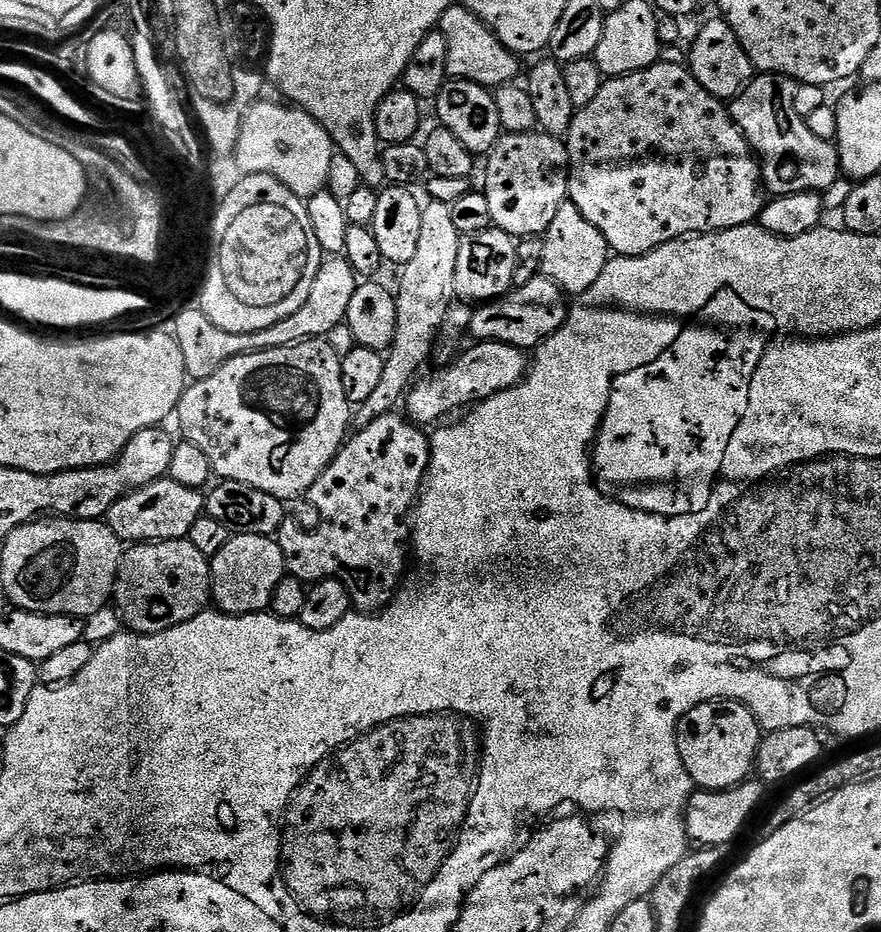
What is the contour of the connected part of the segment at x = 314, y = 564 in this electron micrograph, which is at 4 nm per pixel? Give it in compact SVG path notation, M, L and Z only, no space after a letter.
M384 413L357 427L314 486L304 493L300 502L304 504L297 503L297 508L285 515L278 533L287 575L305 582L340 580L348 587L353 605L365 614L379 614L396 599L410 564L410 513L420 499L428 463L432 461L429 433L407 415L398 413Z

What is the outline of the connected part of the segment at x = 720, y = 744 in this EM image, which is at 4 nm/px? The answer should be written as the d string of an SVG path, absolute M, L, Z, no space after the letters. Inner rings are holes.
M707 700L680 719L676 728L682 766L700 790L736 788L753 775L762 729L751 710L738 700Z

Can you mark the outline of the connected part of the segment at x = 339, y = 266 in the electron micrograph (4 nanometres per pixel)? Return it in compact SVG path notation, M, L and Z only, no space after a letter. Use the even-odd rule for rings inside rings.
M328 256L320 264L318 278L314 278L314 287L310 289L310 298L290 318L270 326L266 330L258 330L250 334L230 334L230 330L218 330L210 318L196 306L184 306L180 313L175 313L176 321L170 327L171 335L178 342L178 350L182 350L182 362L189 381L210 378L230 358L249 356L251 352L265 352L268 348L285 348L298 344L301 340L331 337L334 326L345 323L350 310L350 301L354 298L354 290L358 283L356 271L343 256Z

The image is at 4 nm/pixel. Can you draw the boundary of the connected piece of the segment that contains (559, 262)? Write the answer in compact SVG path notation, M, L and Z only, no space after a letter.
M566 202L554 214L554 222L550 222L544 241L543 275L548 276L568 294L579 294L590 290L594 282L598 282L598 274L602 274L610 259L610 249L606 238L597 228L590 226L586 218L570 202Z

